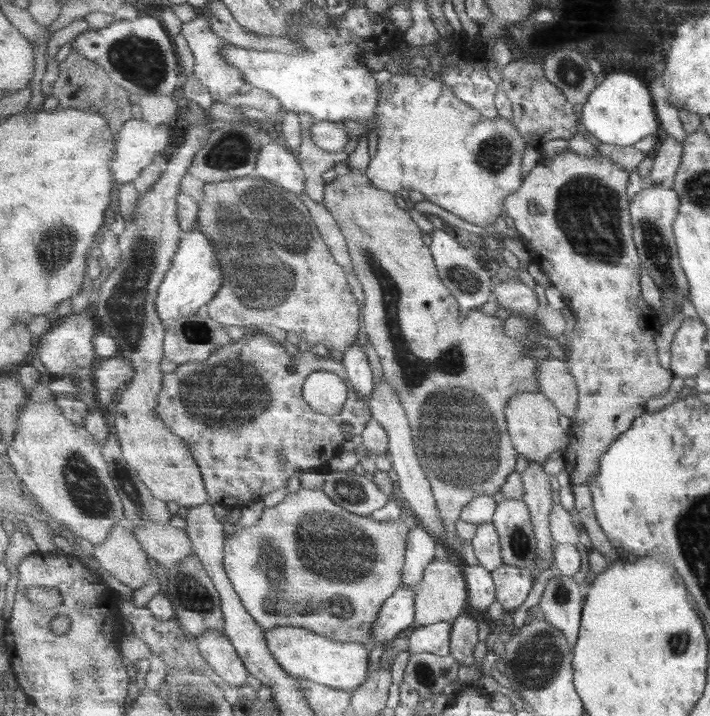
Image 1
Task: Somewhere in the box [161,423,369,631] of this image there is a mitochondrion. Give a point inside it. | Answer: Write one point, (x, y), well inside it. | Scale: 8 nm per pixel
(193, 596)

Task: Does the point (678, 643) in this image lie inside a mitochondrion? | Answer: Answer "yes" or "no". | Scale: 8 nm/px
yes

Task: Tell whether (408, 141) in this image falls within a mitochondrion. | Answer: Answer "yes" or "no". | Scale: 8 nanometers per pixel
no

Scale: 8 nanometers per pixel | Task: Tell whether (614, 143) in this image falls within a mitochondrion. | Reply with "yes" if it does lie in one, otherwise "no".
no

